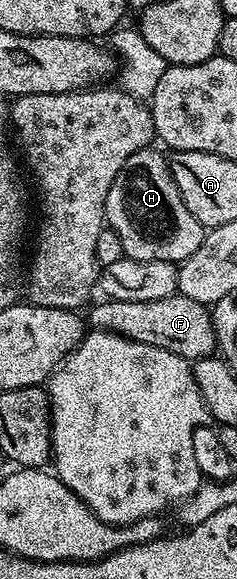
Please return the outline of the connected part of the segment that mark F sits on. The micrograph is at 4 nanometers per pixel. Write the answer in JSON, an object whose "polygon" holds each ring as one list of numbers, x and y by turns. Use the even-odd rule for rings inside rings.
{"polygon":[[175,294,159,301,105,299,100,302,94,302,87,314,88,326,97,331,109,331,136,343,162,347,187,361,208,359,218,350,210,308,199,301,191,301,191,297]]}

